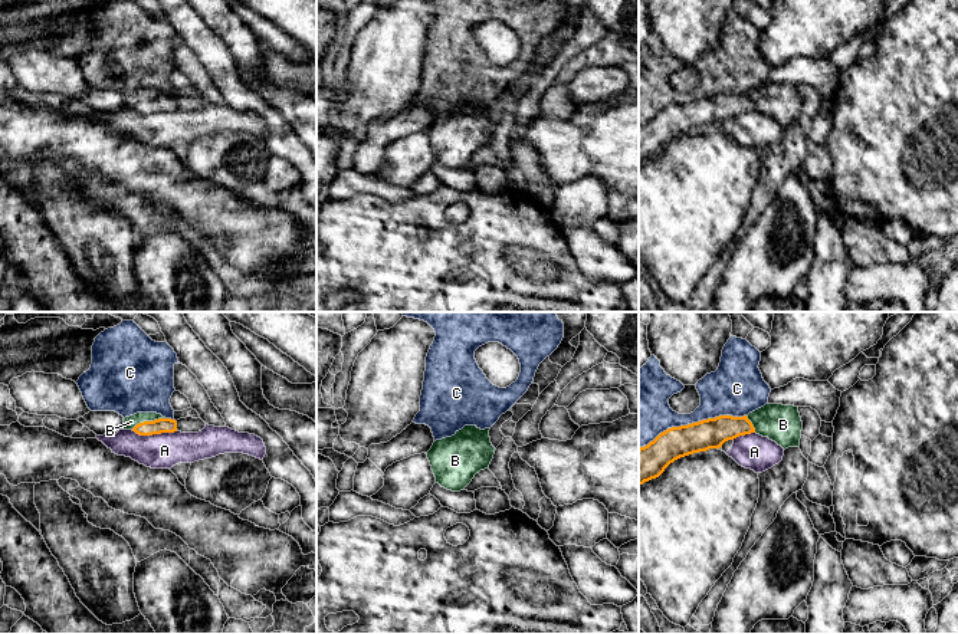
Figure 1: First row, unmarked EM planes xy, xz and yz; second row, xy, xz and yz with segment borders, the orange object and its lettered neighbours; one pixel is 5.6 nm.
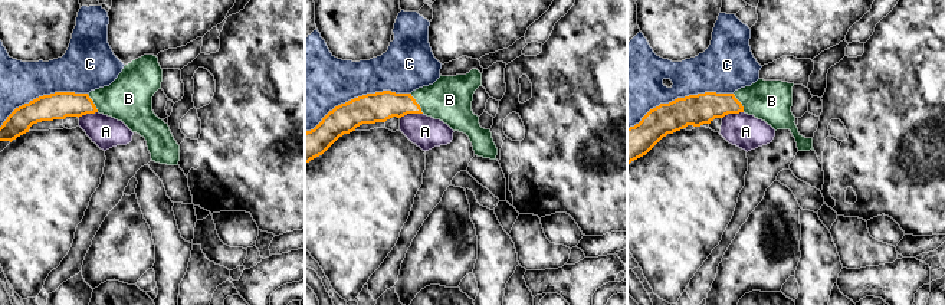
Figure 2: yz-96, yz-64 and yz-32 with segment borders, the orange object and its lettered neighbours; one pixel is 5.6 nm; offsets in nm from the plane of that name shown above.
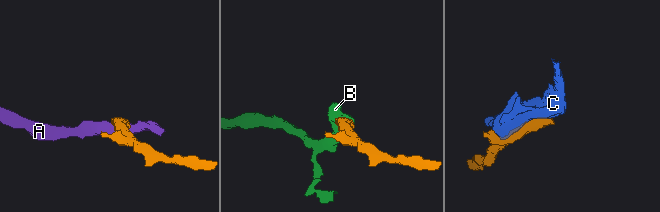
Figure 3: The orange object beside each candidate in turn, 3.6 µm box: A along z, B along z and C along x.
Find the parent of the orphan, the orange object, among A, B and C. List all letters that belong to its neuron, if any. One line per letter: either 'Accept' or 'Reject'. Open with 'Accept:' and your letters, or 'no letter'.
Accept: B
A: Reject
B: Accept
C: Reject

